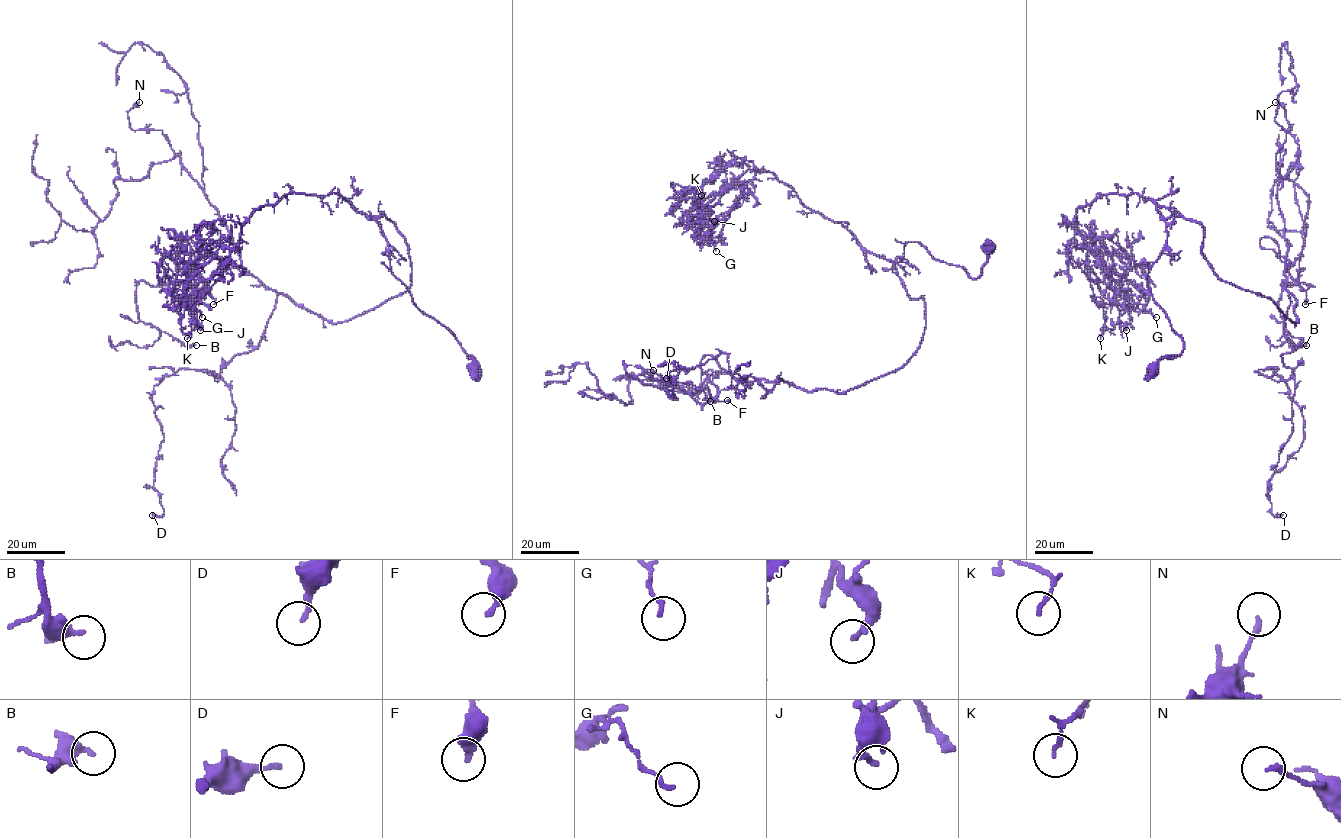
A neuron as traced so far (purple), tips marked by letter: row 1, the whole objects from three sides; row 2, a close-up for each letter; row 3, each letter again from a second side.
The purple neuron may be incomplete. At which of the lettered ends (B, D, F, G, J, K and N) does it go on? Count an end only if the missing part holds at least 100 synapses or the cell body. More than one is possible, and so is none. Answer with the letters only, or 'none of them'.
none of them

